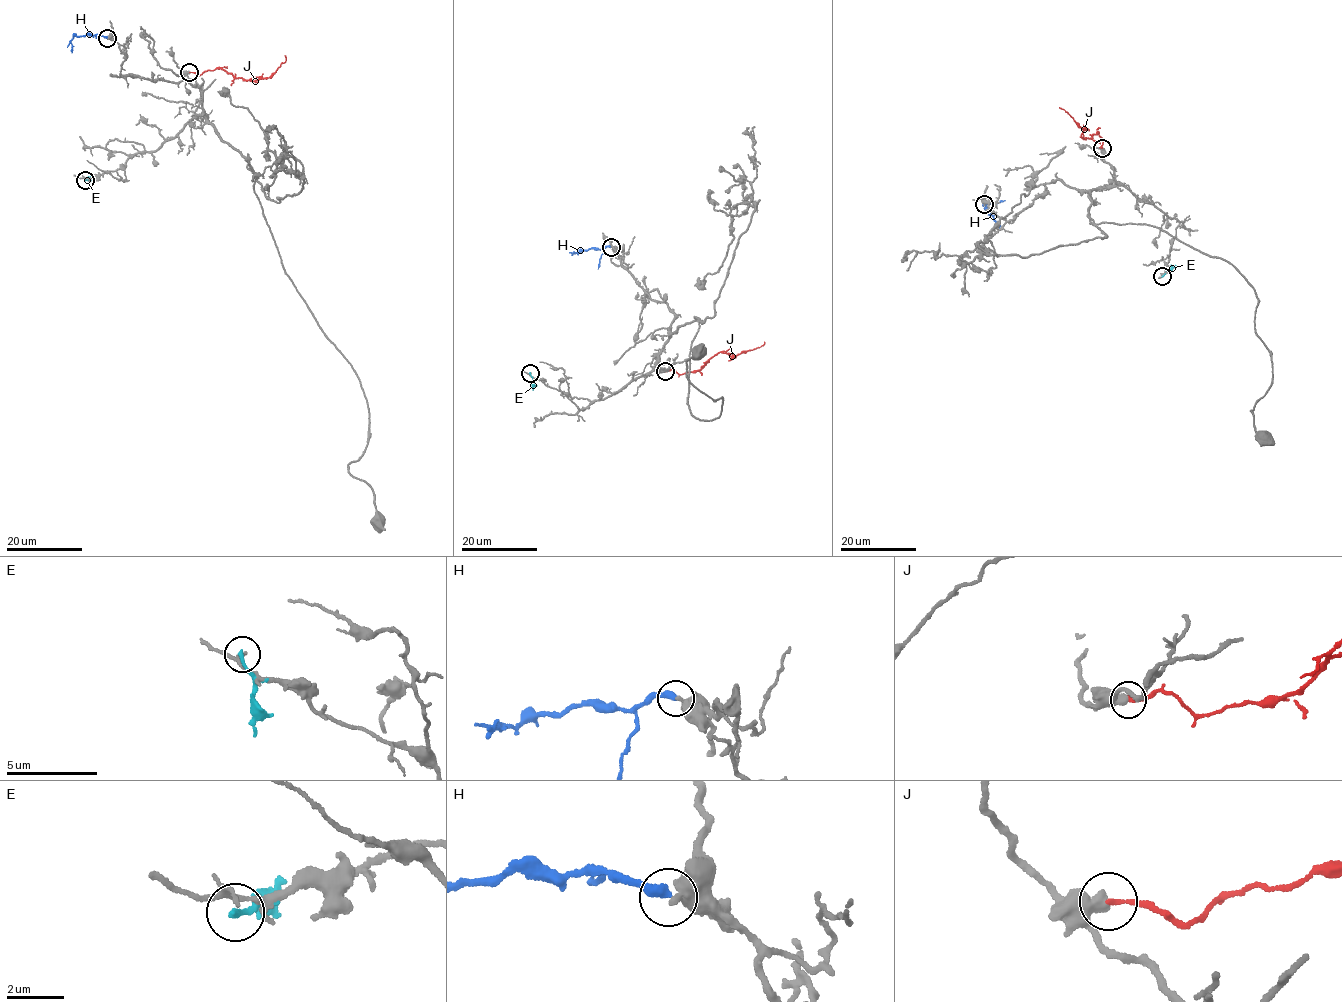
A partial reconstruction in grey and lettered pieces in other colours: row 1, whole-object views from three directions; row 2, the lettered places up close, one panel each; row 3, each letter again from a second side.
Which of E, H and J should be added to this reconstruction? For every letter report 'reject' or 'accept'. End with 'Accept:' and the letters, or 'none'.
E: reject
H: reject
J: reject
Accept: none

